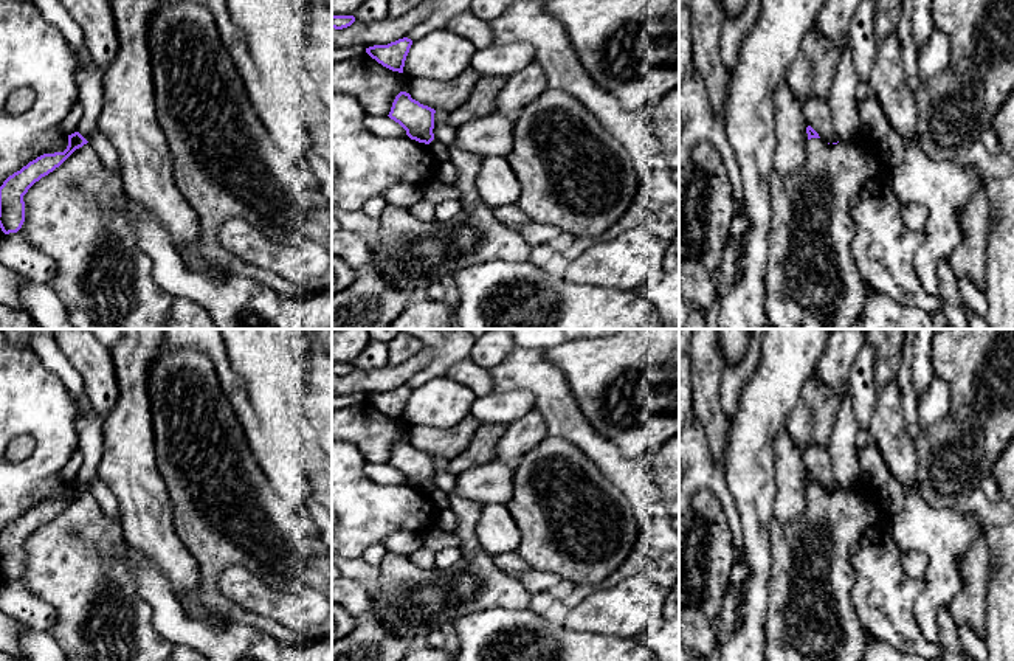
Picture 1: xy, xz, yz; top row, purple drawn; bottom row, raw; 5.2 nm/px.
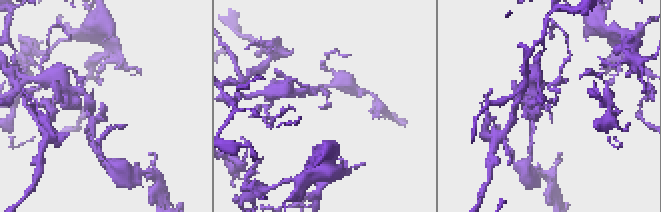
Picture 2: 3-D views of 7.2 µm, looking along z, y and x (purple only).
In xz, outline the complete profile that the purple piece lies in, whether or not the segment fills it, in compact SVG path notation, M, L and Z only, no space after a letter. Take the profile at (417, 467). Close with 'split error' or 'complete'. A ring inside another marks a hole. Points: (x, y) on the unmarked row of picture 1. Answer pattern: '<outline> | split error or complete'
M400 439L391 455L389 465L398 470L411 487L429 492L434 487L436 458Z | complete

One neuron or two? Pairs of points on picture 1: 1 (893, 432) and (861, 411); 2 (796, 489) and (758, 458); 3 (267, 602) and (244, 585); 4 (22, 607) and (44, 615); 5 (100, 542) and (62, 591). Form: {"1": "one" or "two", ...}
{"1": "two", "2": "two", "3": "one", "4": "one", "5": "one"}

